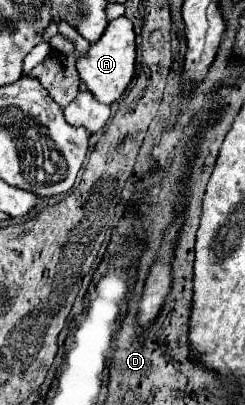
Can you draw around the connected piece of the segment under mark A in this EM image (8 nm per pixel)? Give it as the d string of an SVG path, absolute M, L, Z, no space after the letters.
M121 16L105 28L103 36L89 46L89 52L85 56L77 58L77 72L89 92L103 104L115 102L123 90L129 86L133 72L135 72L135 34L133 34L133 24Z

